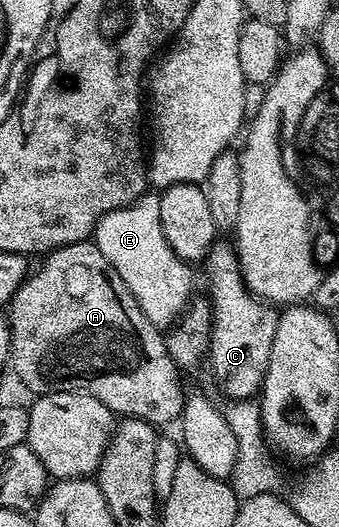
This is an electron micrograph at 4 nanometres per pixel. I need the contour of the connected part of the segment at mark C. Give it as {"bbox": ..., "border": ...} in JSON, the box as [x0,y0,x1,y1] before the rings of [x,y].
{"bbox":[204,244,279,401],"border":[[[233,244],[211,245],[210,252],[204,258],[205,265],[206,281],[210,284],[208,300],[213,310],[208,346],[210,369],[214,372],[215,383],[230,399],[244,401],[253,398],[262,388],[268,355],[272,355],[272,339],[276,339],[279,310],[247,289]]]}

